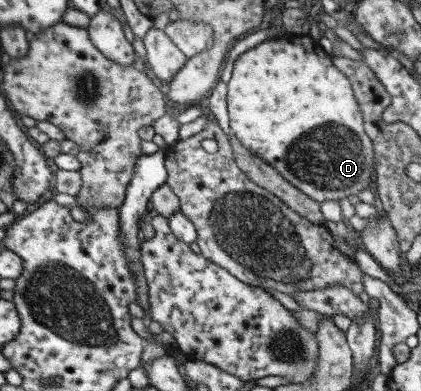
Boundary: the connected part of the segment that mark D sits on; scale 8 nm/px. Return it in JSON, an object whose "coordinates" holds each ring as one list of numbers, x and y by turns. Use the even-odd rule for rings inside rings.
{"coordinates":[[285,34,272,39,244,51,232,63,232,76,226,84,231,134,252,155,272,166,290,185,318,203,369,189,375,166,373,146,363,131,362,115,348,79,338,73,331,56,309,35],[294,141,304,141,304,147]]}

